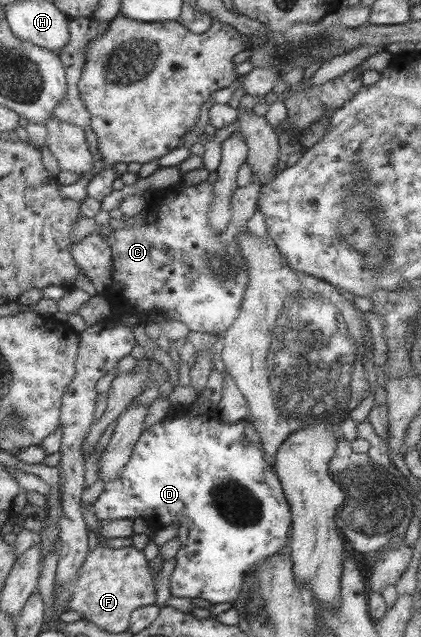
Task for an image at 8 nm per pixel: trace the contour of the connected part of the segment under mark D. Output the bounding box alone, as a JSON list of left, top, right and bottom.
[90,408,291,604]

